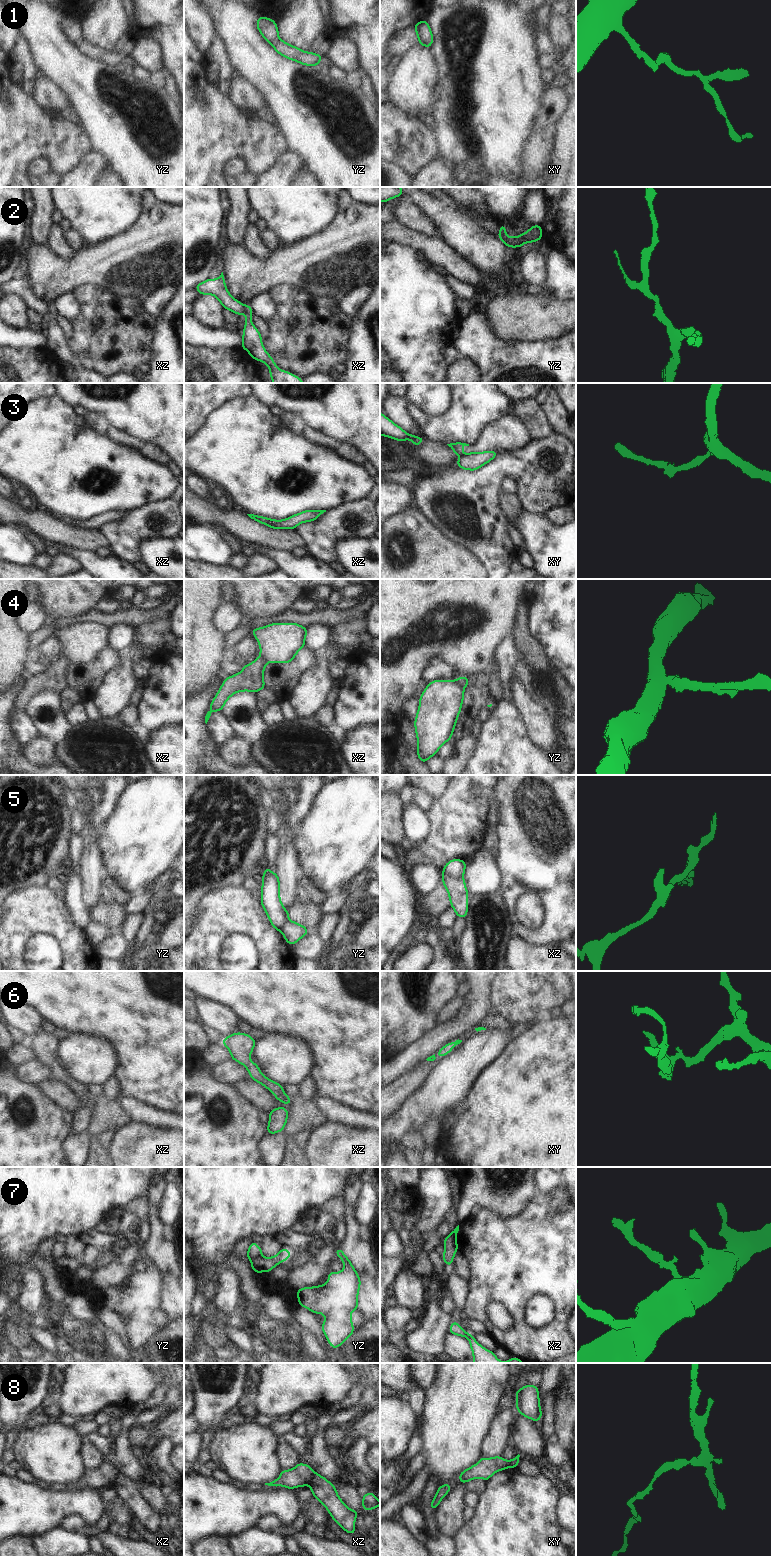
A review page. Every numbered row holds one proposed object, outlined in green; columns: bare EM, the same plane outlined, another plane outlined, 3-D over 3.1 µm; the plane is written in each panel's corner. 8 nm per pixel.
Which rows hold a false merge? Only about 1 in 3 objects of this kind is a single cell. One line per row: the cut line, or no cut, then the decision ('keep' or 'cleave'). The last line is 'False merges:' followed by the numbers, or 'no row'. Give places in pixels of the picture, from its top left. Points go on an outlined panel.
1: cut none; keep
2: cut xz (243, 306), (244, 312); cleave
3: cut xy (478, 452), (460, 456); cleave
4: cut yz (456, 680), (464, 687); cleave
5: cut xz (443, 872), (450, 879), (456, 879), (463, 875); cleave
6: cut none; keep
7: cut yz (261, 1255), (251, 1261); cleave
8: cut xz (314, 1472), (308, 1483); cleave
False merges: 2, 3, 4, 5, 7, 8

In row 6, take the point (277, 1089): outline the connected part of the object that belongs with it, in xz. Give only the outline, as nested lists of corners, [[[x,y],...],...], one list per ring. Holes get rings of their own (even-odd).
[[[237,1032],[223,1039],[222,1044],[228,1048],[231,1059],[245,1066],[250,1074],[250,1078],[271,1091],[278,1101],[291,1105],[291,1097],[283,1091],[283,1085],[268,1079],[256,1063],[253,1063],[250,1054],[253,1052],[256,1040],[249,1034]]]

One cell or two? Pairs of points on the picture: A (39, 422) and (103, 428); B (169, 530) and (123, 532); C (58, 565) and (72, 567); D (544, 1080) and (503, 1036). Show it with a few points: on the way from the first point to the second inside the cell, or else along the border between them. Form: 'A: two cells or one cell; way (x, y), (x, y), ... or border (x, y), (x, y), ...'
A: two cells; border (82, 417), (83, 421), (94, 431), (109, 438)
B: one cell; way (165, 516), (161, 513), (152, 512), (137, 525)
C: one cell; way (61, 565), (69, 565)
D: two cells; border (509, 1039), (503, 1050), (494, 1059)

